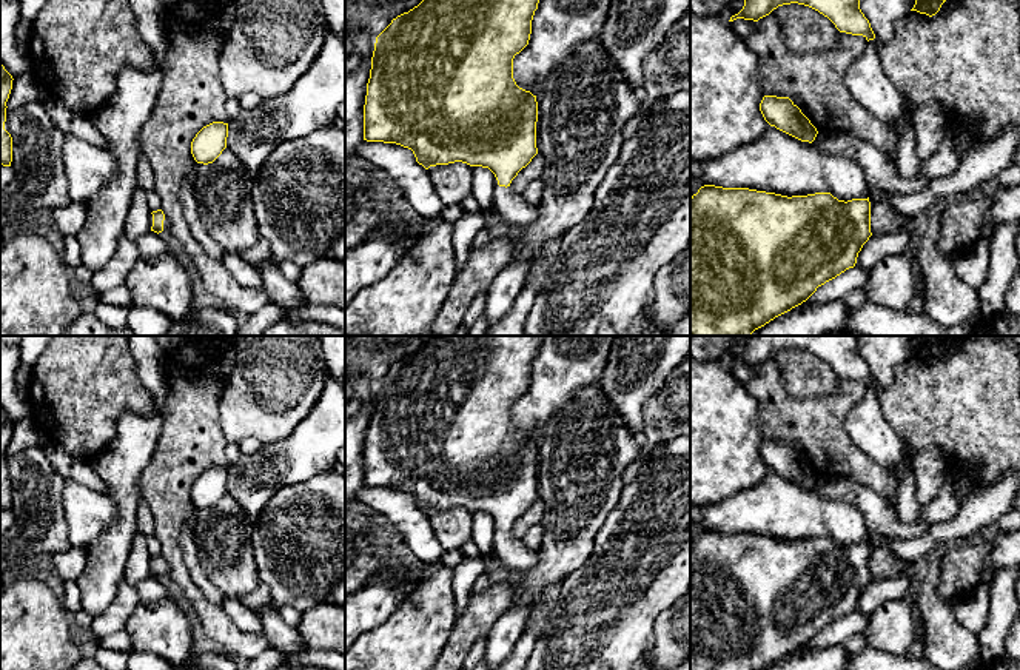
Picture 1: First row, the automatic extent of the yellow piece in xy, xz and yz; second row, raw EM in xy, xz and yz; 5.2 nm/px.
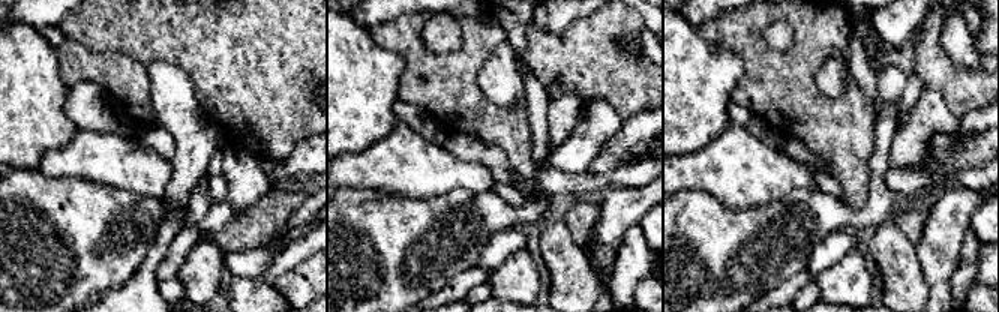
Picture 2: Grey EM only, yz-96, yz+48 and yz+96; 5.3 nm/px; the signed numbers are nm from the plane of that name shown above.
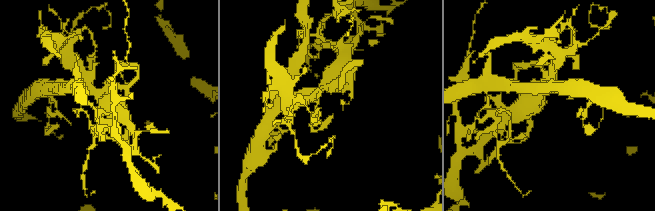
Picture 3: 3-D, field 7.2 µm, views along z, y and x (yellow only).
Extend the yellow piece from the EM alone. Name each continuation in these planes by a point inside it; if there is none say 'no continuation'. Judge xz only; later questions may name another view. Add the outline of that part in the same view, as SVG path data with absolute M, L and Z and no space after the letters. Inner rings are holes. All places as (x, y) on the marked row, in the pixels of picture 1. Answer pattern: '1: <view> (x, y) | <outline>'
1: xz (510, 207) | M495 179L493 211L496 219L508 223L512 229L524 229L538 217L538 206L525 202L522 194L510 186L499 186Z

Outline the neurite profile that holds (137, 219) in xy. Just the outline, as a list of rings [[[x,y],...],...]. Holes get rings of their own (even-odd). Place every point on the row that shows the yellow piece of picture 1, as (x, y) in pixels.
[[[137,186],[123,226],[123,233],[129,240],[136,242],[151,231],[149,216],[151,211],[146,203],[146,191]]]

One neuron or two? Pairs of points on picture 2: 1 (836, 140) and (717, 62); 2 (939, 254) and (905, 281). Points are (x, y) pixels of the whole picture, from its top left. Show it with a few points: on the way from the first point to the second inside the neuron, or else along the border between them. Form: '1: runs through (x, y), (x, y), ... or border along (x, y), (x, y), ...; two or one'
1: border along (719, 47), (731, 50), (743, 65), (729, 99); two
2: border along (914, 245), (929, 296); two

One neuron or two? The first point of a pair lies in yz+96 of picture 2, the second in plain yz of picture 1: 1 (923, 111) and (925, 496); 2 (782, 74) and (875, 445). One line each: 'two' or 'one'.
1: two
2: two

